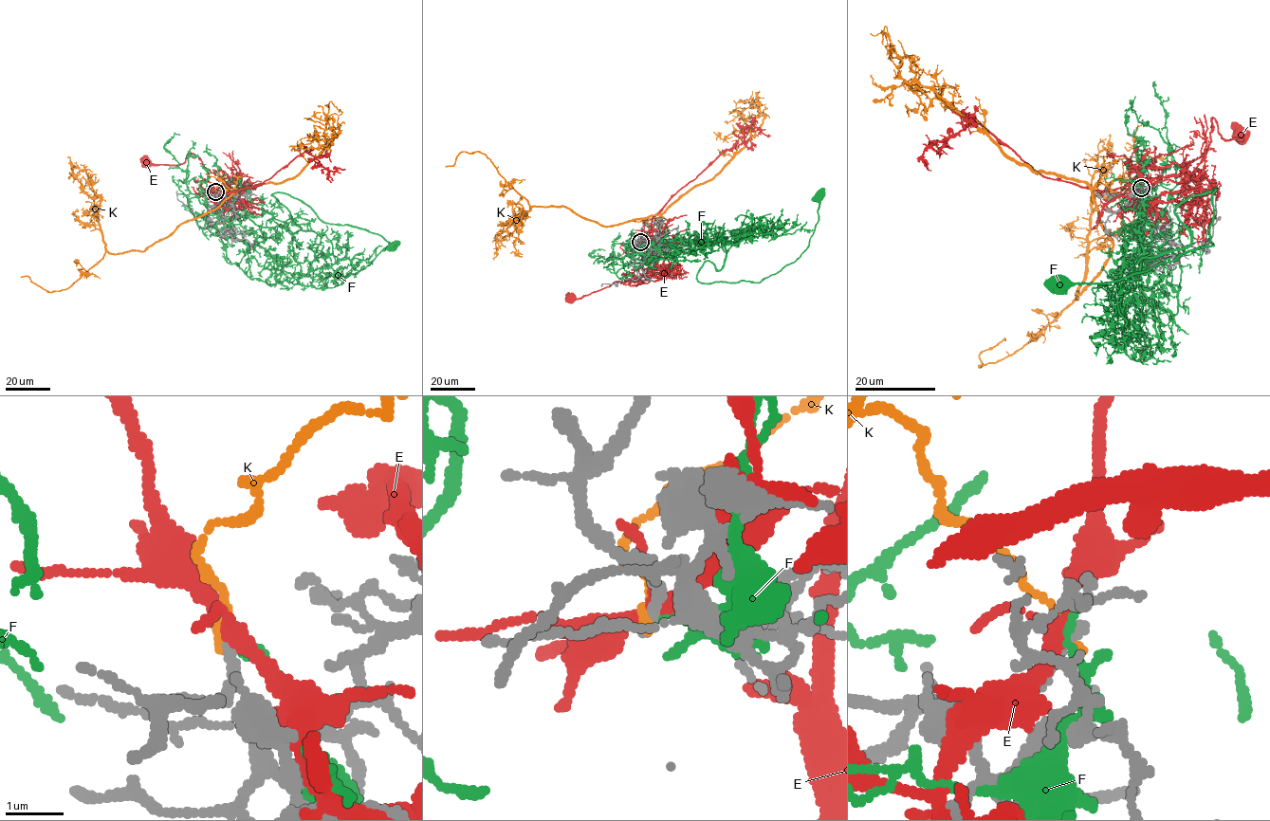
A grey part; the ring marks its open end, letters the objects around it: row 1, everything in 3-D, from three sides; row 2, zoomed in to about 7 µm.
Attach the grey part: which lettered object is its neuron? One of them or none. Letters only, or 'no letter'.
no letter

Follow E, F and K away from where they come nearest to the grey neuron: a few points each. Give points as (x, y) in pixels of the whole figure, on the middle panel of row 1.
E: (640, 242), (645, 237), (663, 241), (667, 255), (659, 272), (648, 267), (633, 280), (571, 299)
F: (641, 242), (648, 249), (721, 242), (723, 266), (707, 261), (697, 280), (761, 282), (808, 246), (818, 196)
K: (640, 242), (659, 215), (599, 225), (563, 206), (530, 206), (478, 152), (462, 152), (452, 166), (445, 166)

